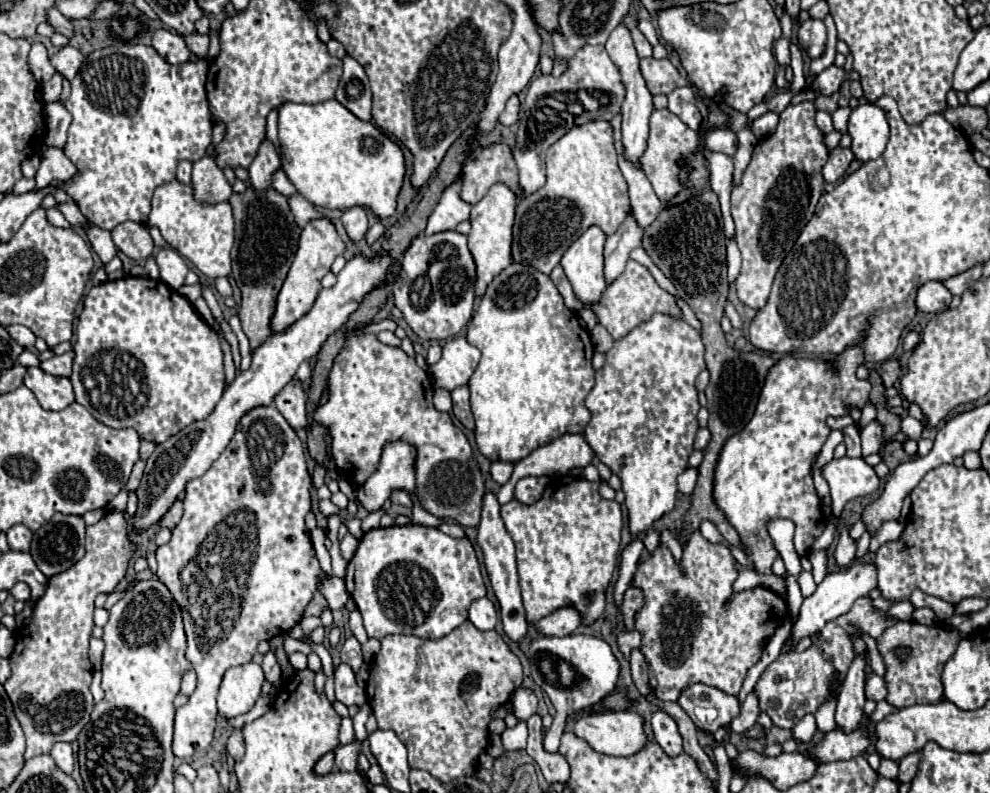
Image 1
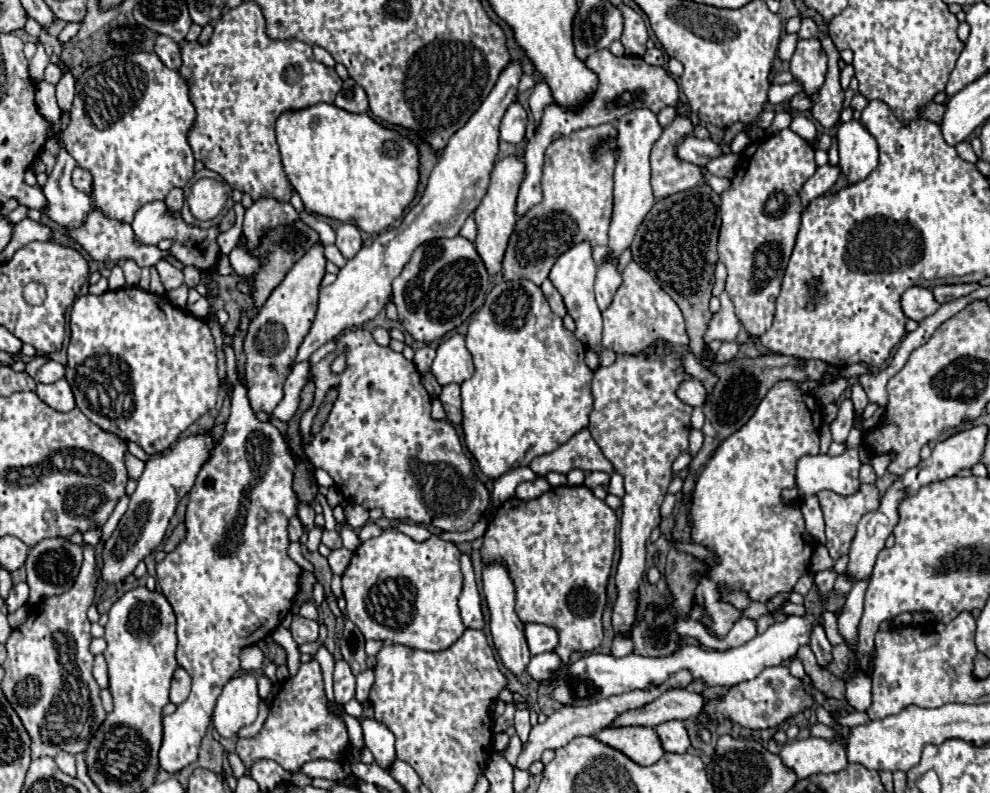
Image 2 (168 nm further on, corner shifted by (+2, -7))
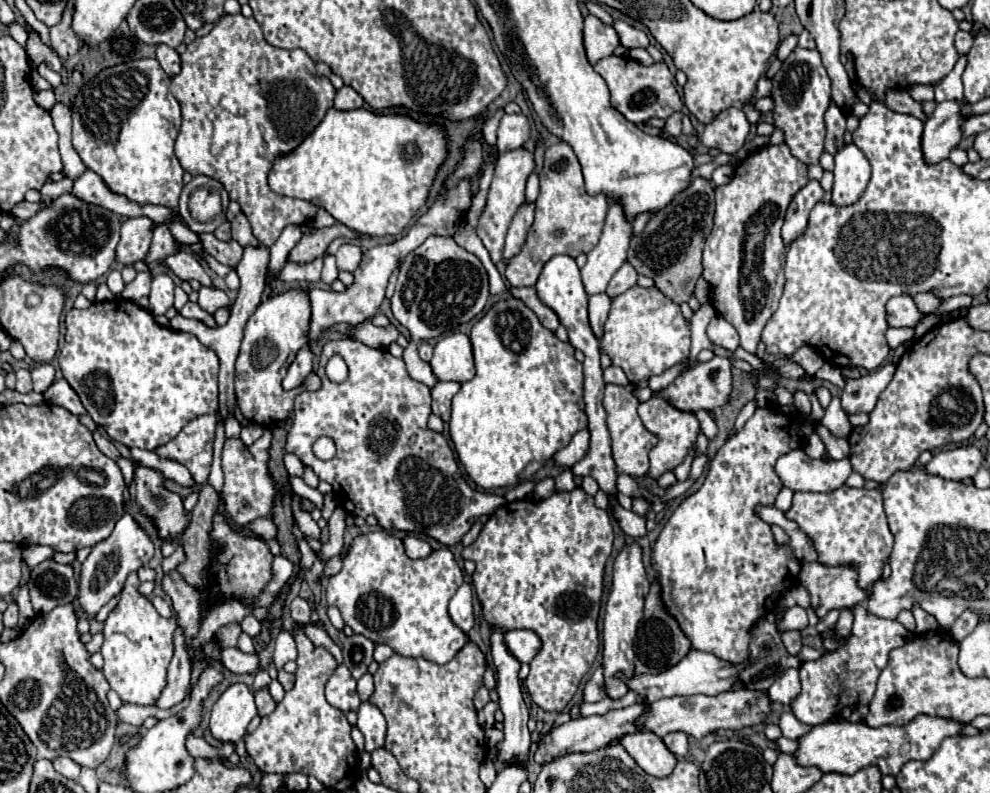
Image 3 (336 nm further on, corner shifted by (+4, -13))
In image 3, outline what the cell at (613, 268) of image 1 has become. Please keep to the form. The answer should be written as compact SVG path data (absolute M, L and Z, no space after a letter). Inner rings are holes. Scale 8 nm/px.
M606 293L600 295L592 295L588 301L588 319L590 319L590 327L596 335L596 339L602 339L604 335L604 323L610 311L610 297Z

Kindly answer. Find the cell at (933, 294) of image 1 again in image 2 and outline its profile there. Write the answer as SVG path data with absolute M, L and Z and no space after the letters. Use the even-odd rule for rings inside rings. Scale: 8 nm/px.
M910 287L904 295L902 295L902 311L908 319L914 321L922 321L924 317L936 313L940 307L940 303L934 299L930 289L924 287Z

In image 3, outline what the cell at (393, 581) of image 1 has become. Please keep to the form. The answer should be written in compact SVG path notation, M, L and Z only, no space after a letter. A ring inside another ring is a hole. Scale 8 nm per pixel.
M372 531L350 543L342 555L342 569L330 577L326 599L328 605L340 609L354 633L390 645L398 655L424 657L444 665L466 643L466 633L448 615L448 603L462 583L462 569L448 549L436 549L426 559L410 559L398 537Z

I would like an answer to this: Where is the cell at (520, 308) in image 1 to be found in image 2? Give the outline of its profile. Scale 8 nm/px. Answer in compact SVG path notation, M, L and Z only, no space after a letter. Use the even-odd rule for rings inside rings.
M500 281L492 287L468 325L466 349L474 359L476 371L462 383L462 429L466 447L486 477L496 479L510 469L530 465L534 457L552 453L588 425L592 371L584 361L586 347L572 331L564 329L562 319L552 313L544 293L532 281Z

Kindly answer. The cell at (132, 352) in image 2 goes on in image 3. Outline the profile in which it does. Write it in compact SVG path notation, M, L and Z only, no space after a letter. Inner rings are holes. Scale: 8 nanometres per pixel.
M120 297L66 313L66 343L58 361L66 381L80 395L88 415L112 441L126 447L154 451L158 445L174 439L190 419L218 411L218 357L214 351L190 333L158 325L148 309Z

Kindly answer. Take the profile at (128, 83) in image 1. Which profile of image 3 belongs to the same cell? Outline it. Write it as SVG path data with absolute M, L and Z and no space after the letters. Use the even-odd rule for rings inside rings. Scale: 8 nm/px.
M136 59L108 67L80 89L72 105L72 143L84 165L98 173L114 193L126 195L140 205L150 203L178 209L184 171L174 155L174 141L180 131L180 121L180 105L170 93L170 77L156 59Z

